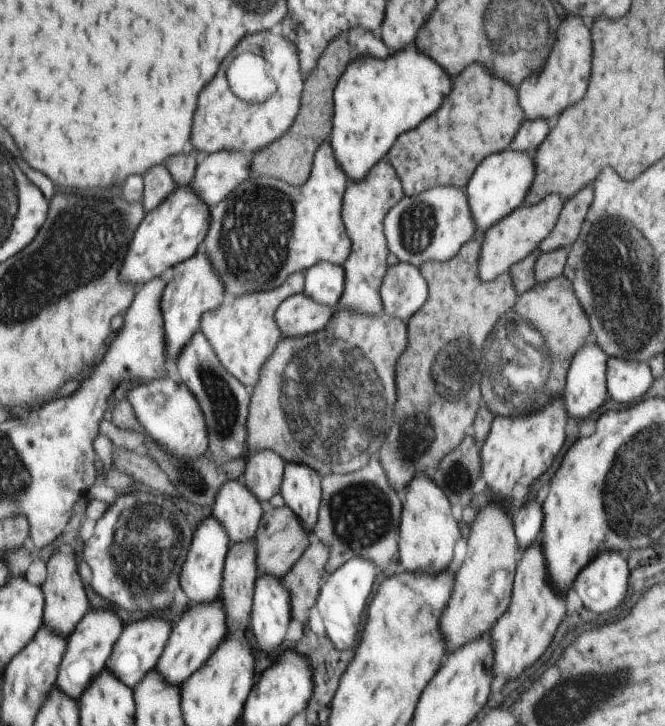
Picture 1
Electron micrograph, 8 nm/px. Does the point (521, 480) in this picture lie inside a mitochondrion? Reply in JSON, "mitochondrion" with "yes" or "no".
{"mitochondrion":"no"}

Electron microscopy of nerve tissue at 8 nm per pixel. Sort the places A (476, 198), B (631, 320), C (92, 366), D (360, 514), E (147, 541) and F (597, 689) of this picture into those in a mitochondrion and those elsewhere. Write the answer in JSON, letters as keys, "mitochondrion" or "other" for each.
{"A":"other","B":"mitochondrion","C":"other","D":"mitochondrion","E":"mitochondrion","F":"mitochondrion"}

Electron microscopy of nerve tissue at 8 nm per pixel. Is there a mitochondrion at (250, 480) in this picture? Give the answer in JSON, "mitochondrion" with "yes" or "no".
{"mitochondrion":"no"}

